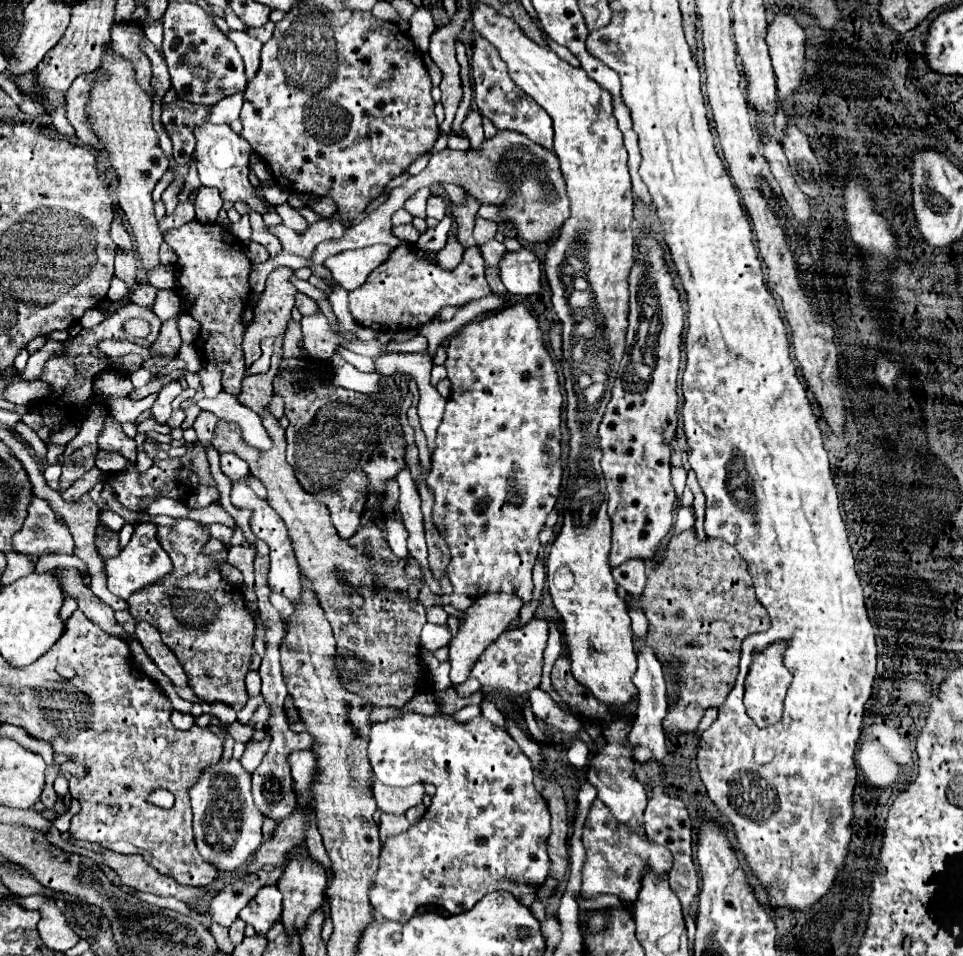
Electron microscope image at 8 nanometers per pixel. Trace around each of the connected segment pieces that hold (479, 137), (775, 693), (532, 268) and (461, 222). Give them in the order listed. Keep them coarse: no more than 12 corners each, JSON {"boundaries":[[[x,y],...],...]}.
{"boundaries":[[[468,112],[464,130],[470,138],[470,148],[480,150],[484,140],[482,114]],[[784,644],[756,654],[744,706],[756,726],[776,724],[790,686]],[[526,248],[498,264],[510,294],[540,292],[540,260]],[[466,192],[464,204],[448,204],[454,234],[462,248],[472,248],[472,224],[480,202]]]}

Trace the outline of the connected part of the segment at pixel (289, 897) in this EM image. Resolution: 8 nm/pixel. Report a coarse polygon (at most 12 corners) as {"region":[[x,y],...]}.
{"region":[[306,850],[278,878],[288,934],[324,902],[326,870]]}

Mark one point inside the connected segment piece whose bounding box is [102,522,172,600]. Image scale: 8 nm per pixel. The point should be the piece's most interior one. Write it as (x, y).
(142, 561)

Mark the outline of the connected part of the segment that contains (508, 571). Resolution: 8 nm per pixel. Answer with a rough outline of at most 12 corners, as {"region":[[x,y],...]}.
{"region":[[522,304],[446,346],[432,472],[456,594],[534,592],[554,360]]}

